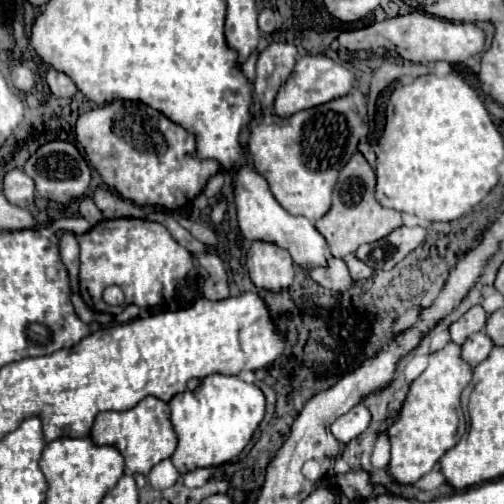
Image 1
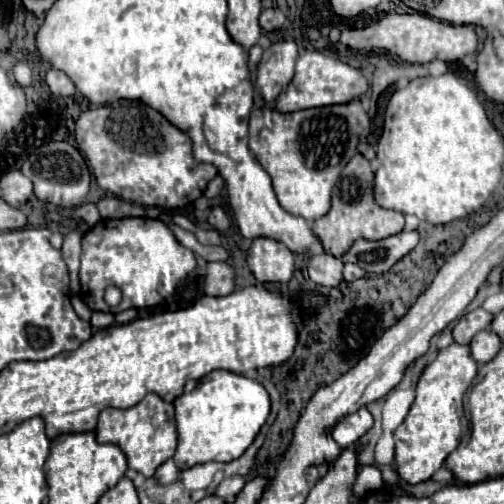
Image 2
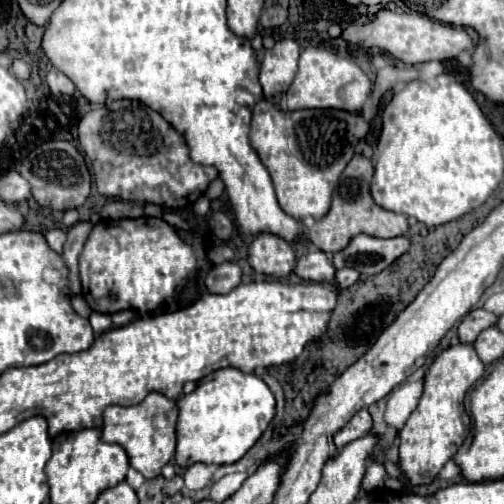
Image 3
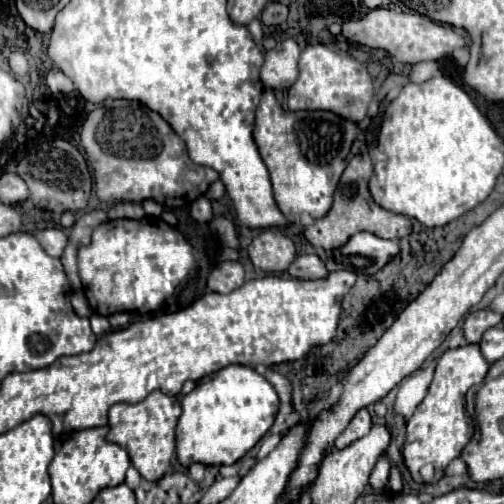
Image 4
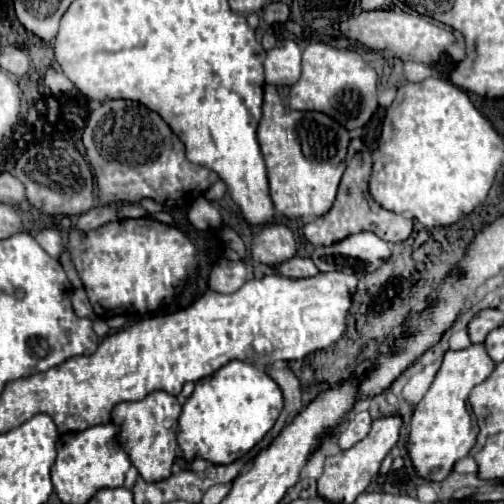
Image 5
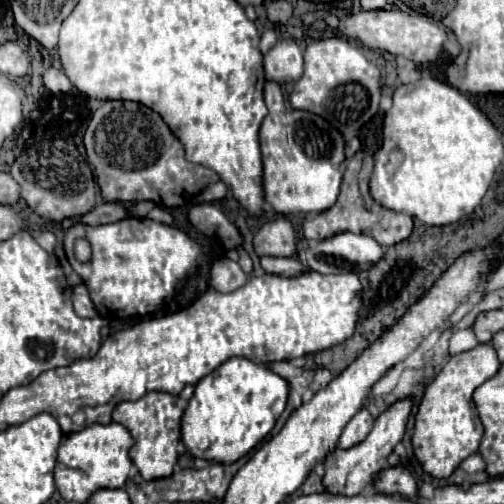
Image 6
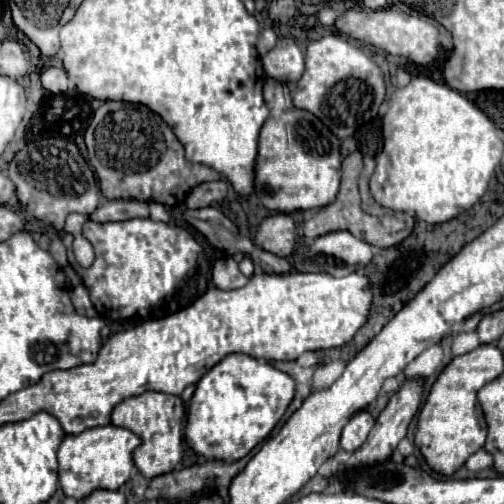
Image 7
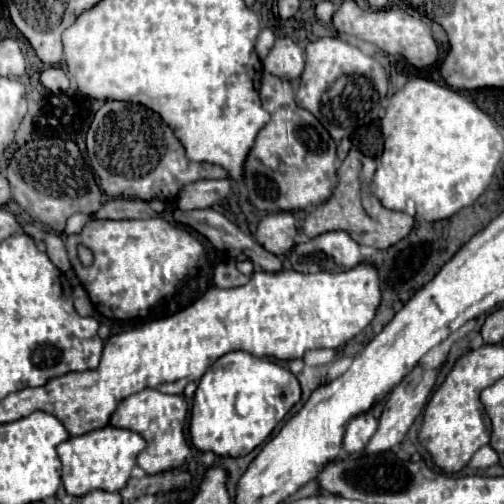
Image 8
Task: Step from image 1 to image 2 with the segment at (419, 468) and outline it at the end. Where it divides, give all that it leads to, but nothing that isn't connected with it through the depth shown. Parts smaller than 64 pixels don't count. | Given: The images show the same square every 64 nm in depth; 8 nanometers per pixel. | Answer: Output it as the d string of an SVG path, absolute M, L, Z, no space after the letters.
M452 344L438 352L436 360L426 366L416 384L416 400L406 420L396 428L396 470L408 484L420 484L432 478L432 474L444 464L448 454L460 444L462 428L458 416L458 402L478 374L478 362L472 358L470 346Z

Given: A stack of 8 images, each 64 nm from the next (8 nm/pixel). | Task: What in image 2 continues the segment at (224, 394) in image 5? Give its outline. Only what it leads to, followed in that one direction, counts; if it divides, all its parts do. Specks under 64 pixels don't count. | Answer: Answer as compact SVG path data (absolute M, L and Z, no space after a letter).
M214 370L212 376L174 400L178 448L174 462L180 470L204 462L232 462L254 442L270 416L270 396L266 388L248 376L230 370Z

